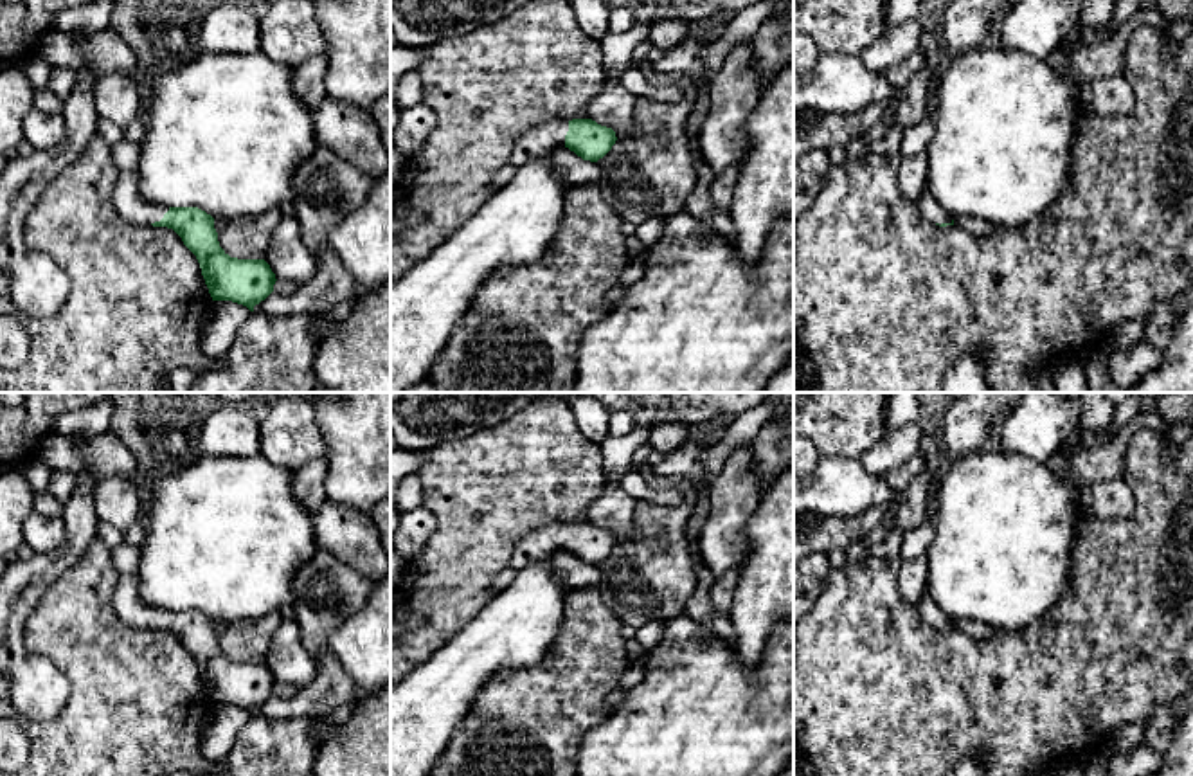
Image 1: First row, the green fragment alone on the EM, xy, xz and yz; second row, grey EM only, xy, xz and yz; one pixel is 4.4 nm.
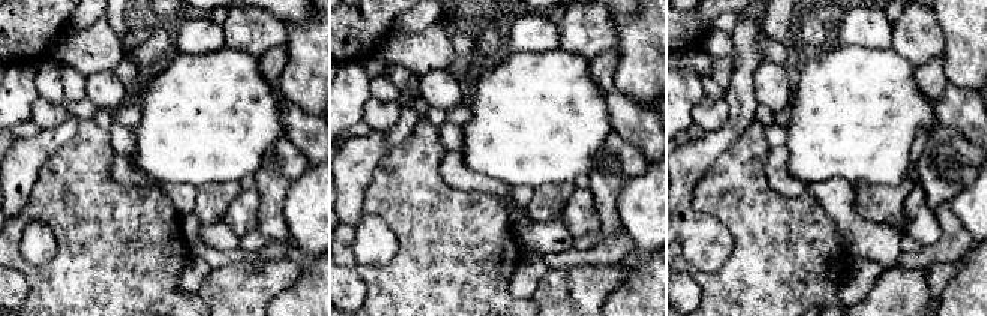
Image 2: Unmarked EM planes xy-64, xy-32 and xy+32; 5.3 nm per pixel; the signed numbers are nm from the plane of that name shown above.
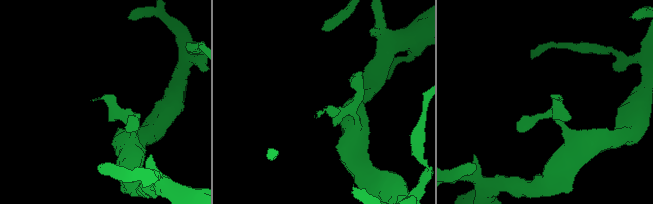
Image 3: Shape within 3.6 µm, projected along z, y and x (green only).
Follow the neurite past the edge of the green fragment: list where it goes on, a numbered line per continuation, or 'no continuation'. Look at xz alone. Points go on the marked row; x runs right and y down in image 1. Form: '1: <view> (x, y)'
1: xz (549, 135)

